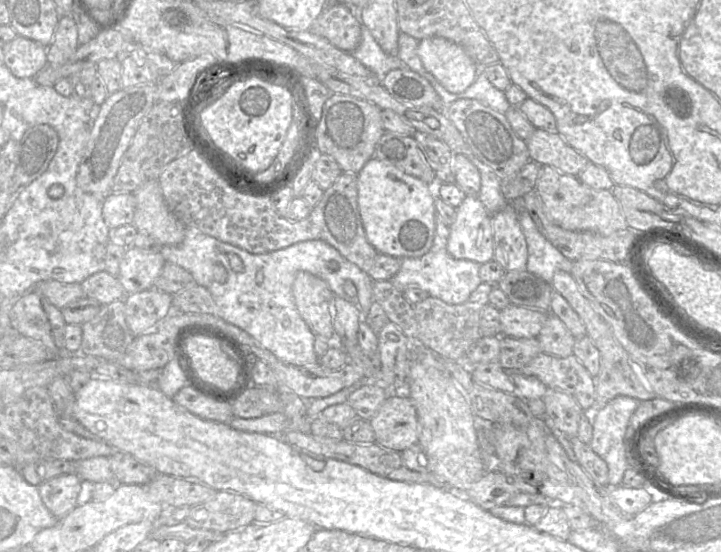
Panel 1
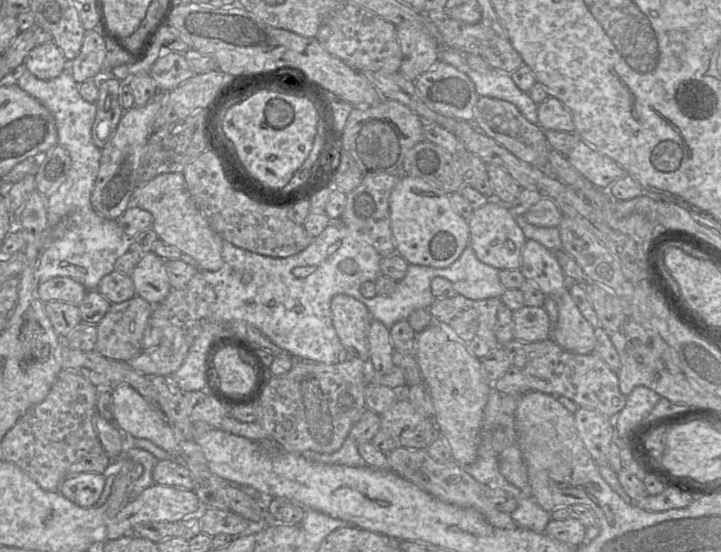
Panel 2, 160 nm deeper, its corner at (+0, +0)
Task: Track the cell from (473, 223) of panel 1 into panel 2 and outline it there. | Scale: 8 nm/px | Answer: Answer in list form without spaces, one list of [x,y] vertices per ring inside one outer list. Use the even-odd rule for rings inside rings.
[[[490,199],[484,206],[475,209],[467,222],[469,226],[469,246],[481,262],[498,270],[520,268],[521,251],[527,238],[507,205],[495,199]]]

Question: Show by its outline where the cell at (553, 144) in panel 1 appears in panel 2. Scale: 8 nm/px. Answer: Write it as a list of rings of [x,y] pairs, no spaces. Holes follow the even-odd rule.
[[[580,141],[567,155],[570,164],[594,186],[607,189],[628,173],[609,157]]]

